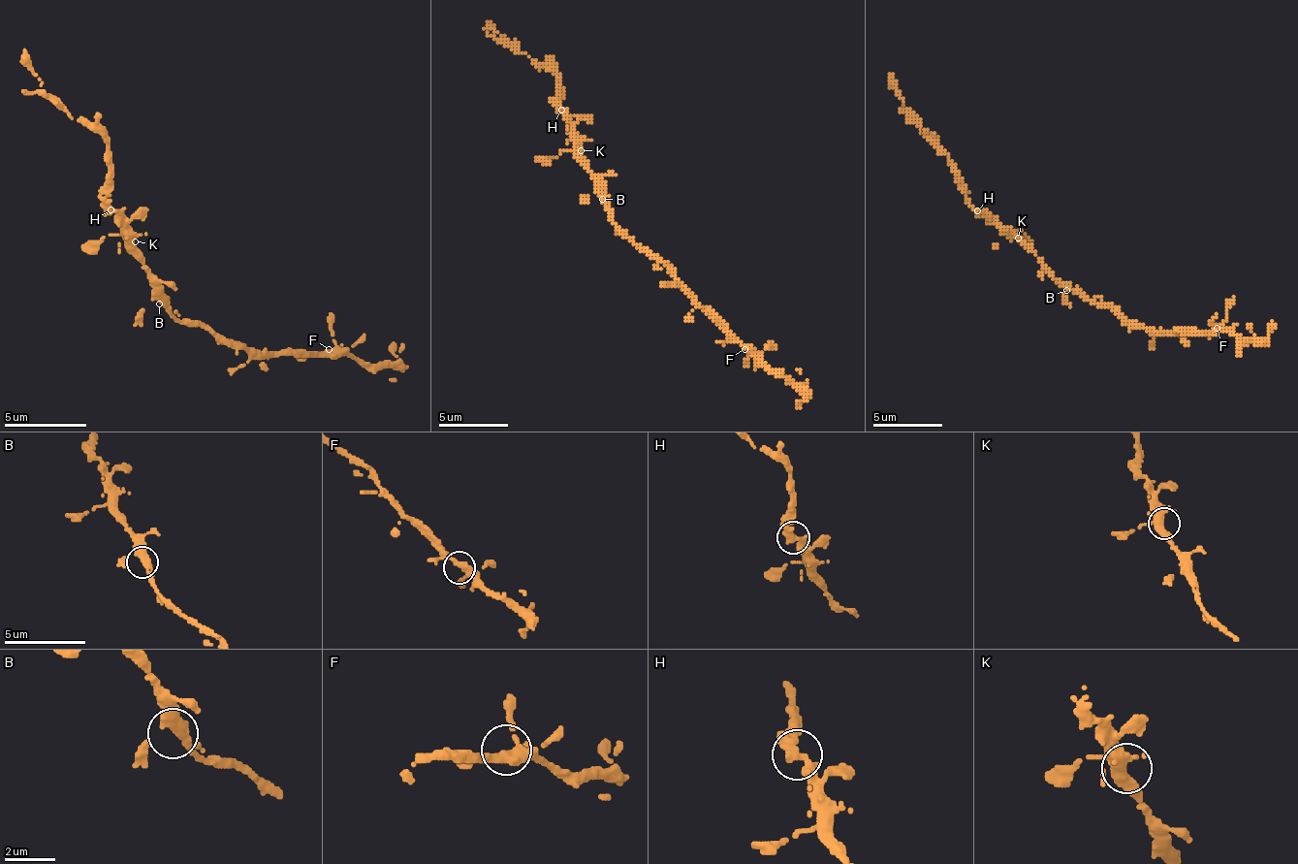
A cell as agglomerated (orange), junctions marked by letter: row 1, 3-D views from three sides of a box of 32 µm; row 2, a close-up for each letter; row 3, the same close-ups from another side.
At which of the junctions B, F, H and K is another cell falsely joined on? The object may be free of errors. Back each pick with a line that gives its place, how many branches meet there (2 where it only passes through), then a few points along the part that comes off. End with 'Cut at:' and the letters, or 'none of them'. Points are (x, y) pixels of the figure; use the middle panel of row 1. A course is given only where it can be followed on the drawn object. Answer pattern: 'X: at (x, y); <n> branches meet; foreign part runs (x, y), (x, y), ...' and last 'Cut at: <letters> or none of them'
Cut at: none of them

